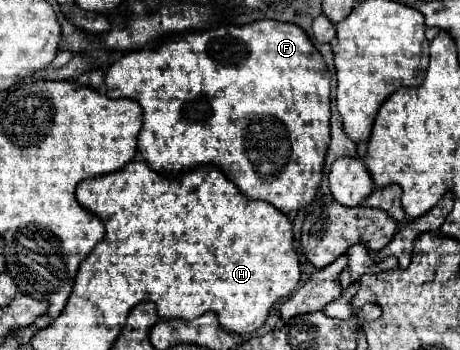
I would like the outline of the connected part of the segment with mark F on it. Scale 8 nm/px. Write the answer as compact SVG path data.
M260 19L260 21L248 23L248 25L240 25L240 27L222 25L222 27L216 27L216 29L202 31L202 35L196 35L196 33L186 35L186 39L180 39L180 41L172 43L170 47L164 47L164 49L144 47L144 49L130 51L120 61L116 61L104 77L106 95L110 99L120 99L120 97L134 99L134 101L140 103L140 107L144 111L144 125L142 125L142 131L138 135L138 153L148 163L148 167L156 173L180 175L180 173L188 173L188 171L194 171L194 169L204 167L204 165L214 165L248 199L266 201L286 215L292 213L292 211L298 211L302 207L308 207L316 199L316 193L318 193L318 187L320 187L320 181L322 181L326 151L328 151L328 145L330 145L330 73L326 69L322 55L310 43L308 35L298 25L280 23L280 21L272 21L272 19Z

